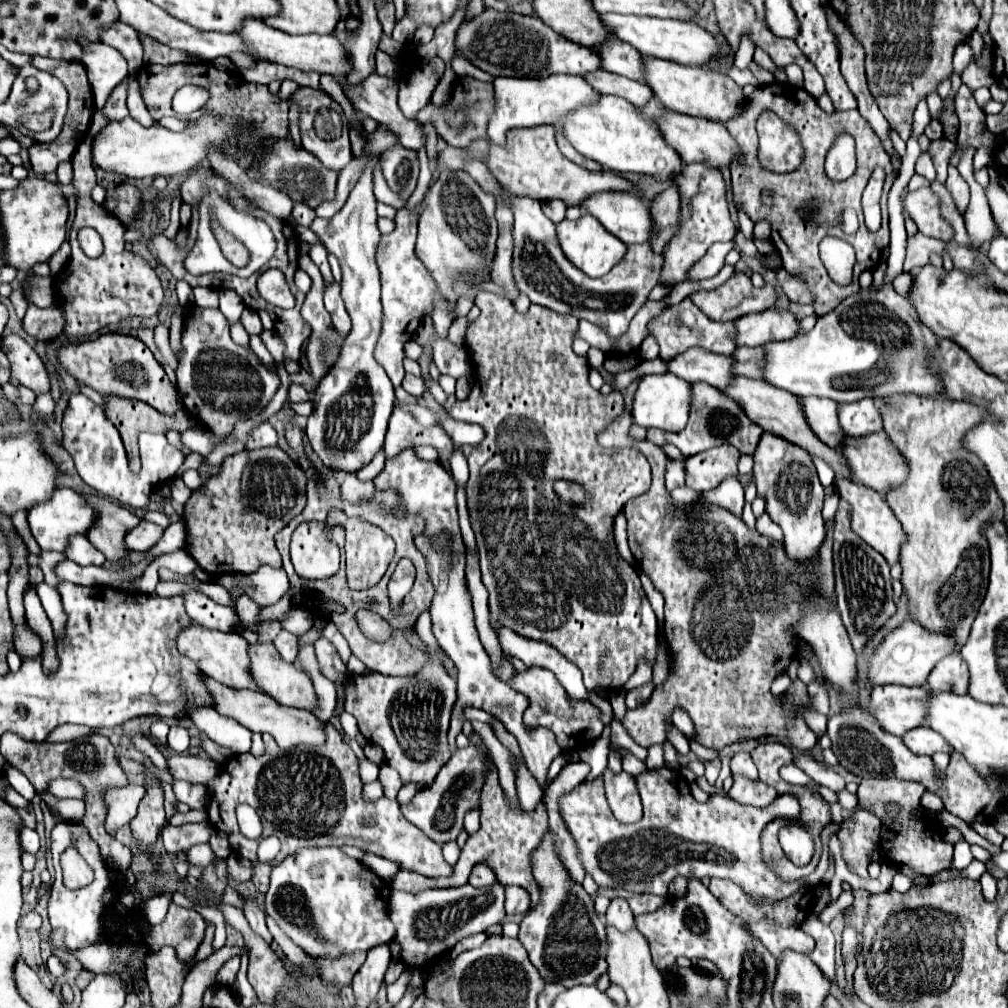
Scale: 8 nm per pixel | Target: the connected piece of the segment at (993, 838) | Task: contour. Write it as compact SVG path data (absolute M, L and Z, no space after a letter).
M974 823L972 827L974 827L984 839L988 839L990 843L994 843L994 845L1002 845L1004 835L1002 835L994 825L990 825L990 823Z

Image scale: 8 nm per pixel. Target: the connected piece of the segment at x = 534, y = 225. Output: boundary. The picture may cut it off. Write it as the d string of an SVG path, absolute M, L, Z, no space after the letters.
M464 157L462 167L486 193L500 201L508 201L514 213L514 279L520 293L528 295L532 303L548 307L556 313L570 313L578 319L586 319L606 331L606 335L612 341L618 341L626 329L636 311L646 303L648 293L658 285L660 279L660 267L662 267L662 255L654 255L648 247L648 243L642 245L628 245L626 255L620 263L614 265L614 269L598 279L586 277L582 271L578 271L562 253L558 237L556 237L556 225L542 213L540 201L530 197L516 197L506 187L498 183L498 179L490 173L490 169L472 157Z

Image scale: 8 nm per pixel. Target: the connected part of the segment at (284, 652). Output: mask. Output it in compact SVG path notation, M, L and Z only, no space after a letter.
M283 630L274 641L281 657L288 663L293 663L298 655L298 637Z

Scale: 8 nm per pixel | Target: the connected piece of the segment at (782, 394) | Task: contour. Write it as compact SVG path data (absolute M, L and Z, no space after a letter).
M736 375L732 377L732 381L728 383L726 389L722 389L724 395L728 395L730 399L734 399L746 413L746 417L754 423L758 423L766 433L774 433L774 435L780 435L784 437L786 441L790 443L796 443L800 445L802 449L822 457L836 473L836 479L844 479L848 475L848 467L846 467L846 461L842 459L842 455L838 455L834 449L826 447L822 441L814 439L814 433L810 431L810 427L806 425L804 417L802 417L802 411L800 411L800 405L798 405L798 397L792 395L790 391L786 389L780 389L780 387L774 387L762 379L750 379L750 377L742 377L742 375Z

